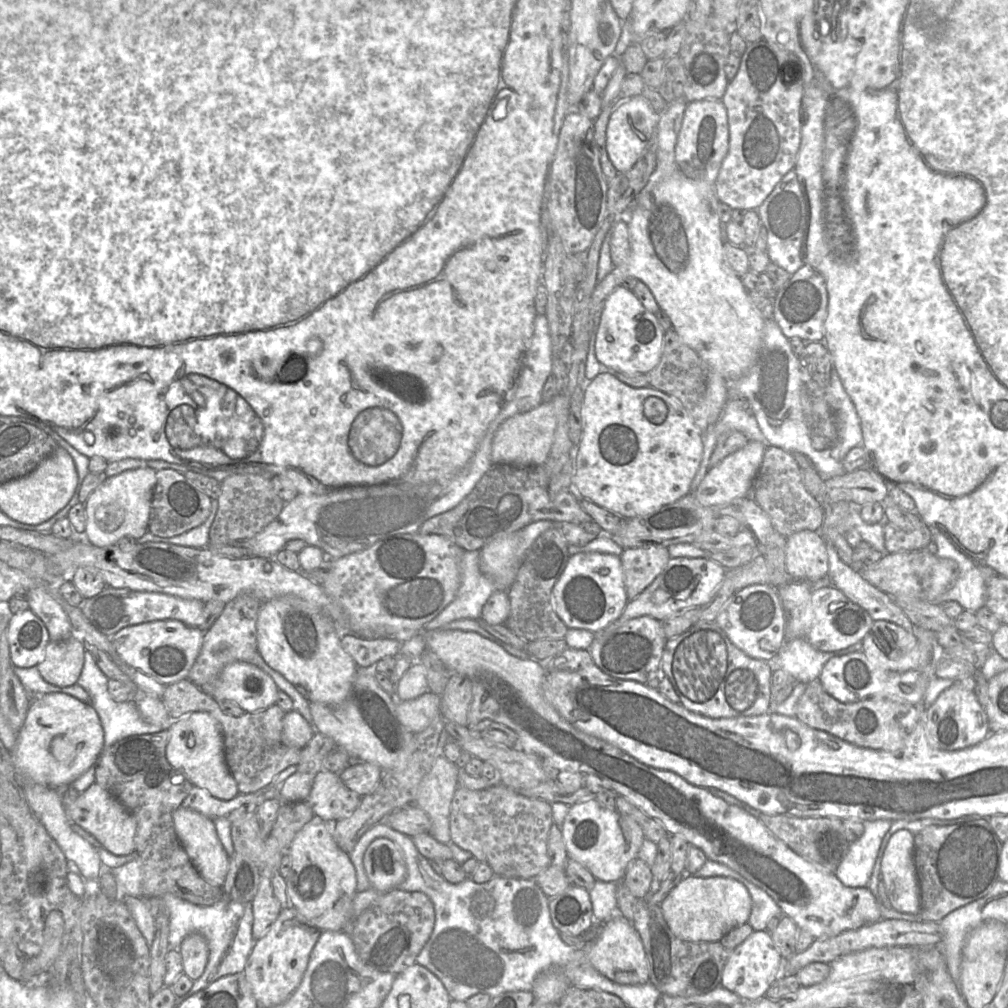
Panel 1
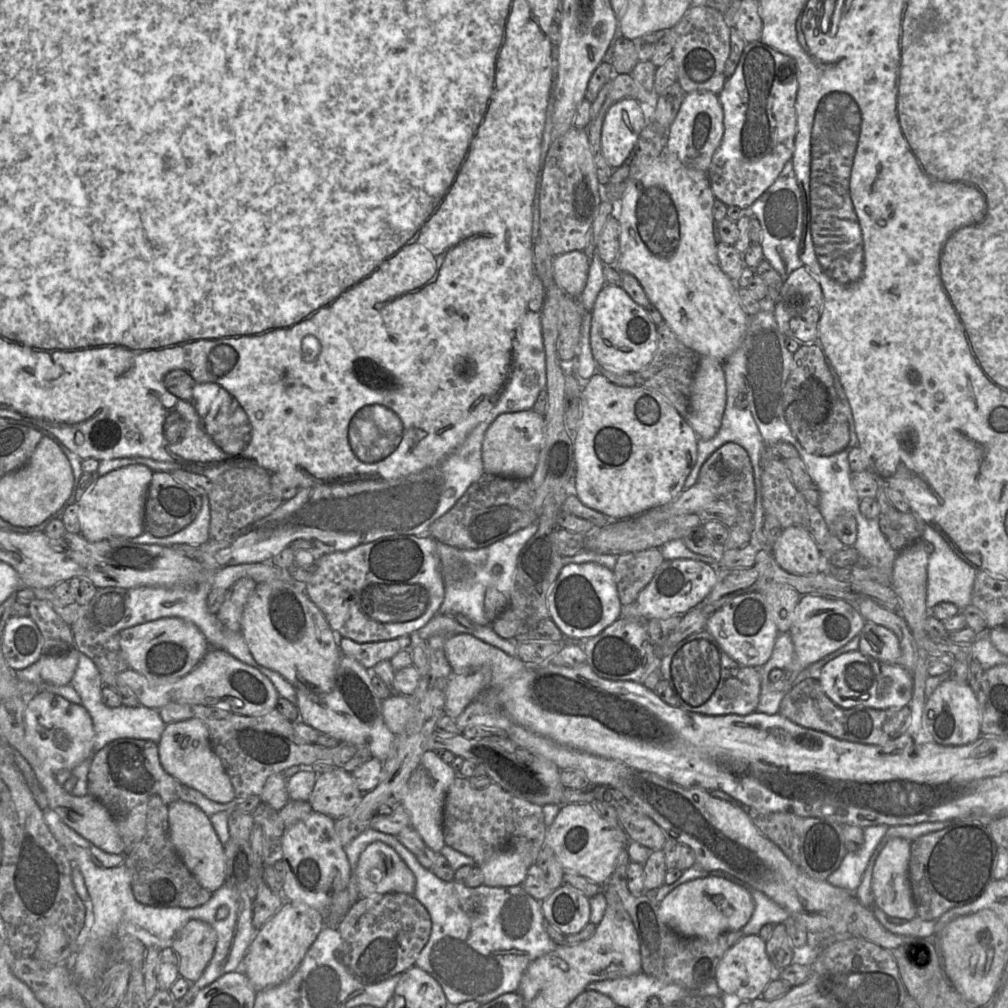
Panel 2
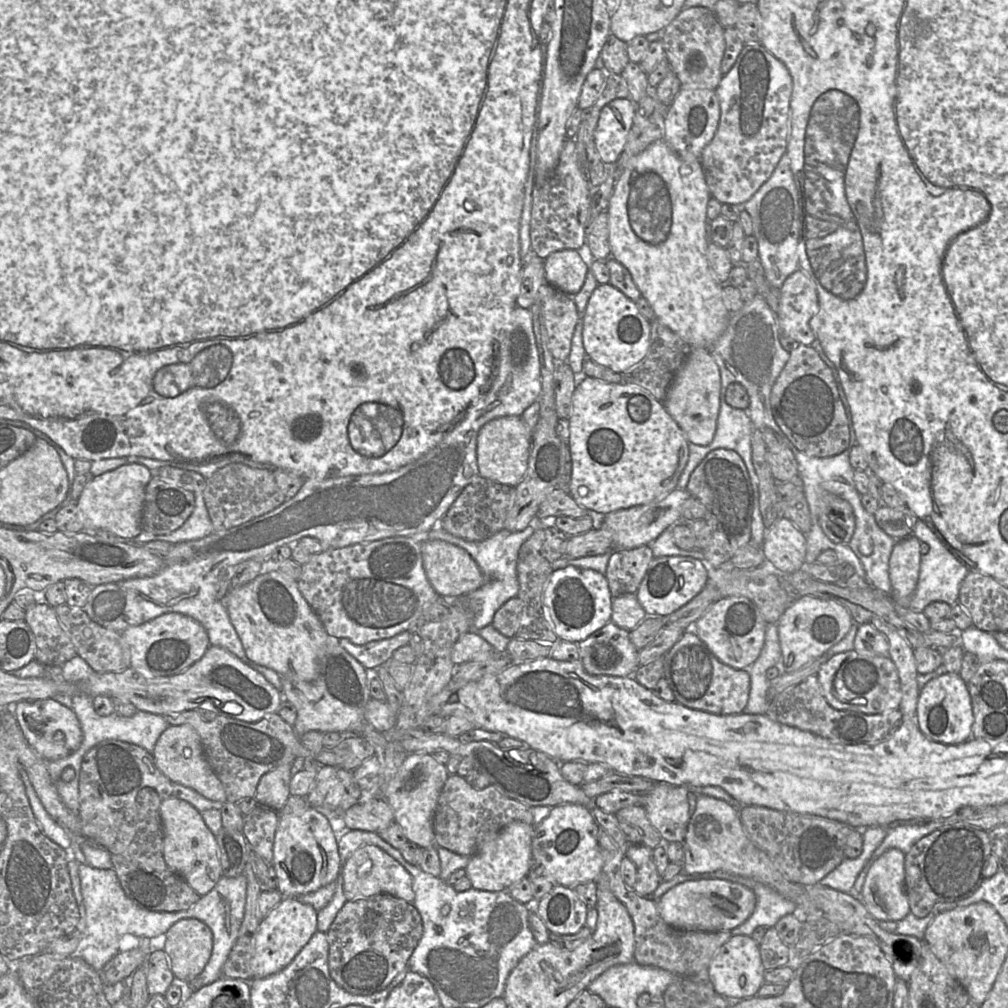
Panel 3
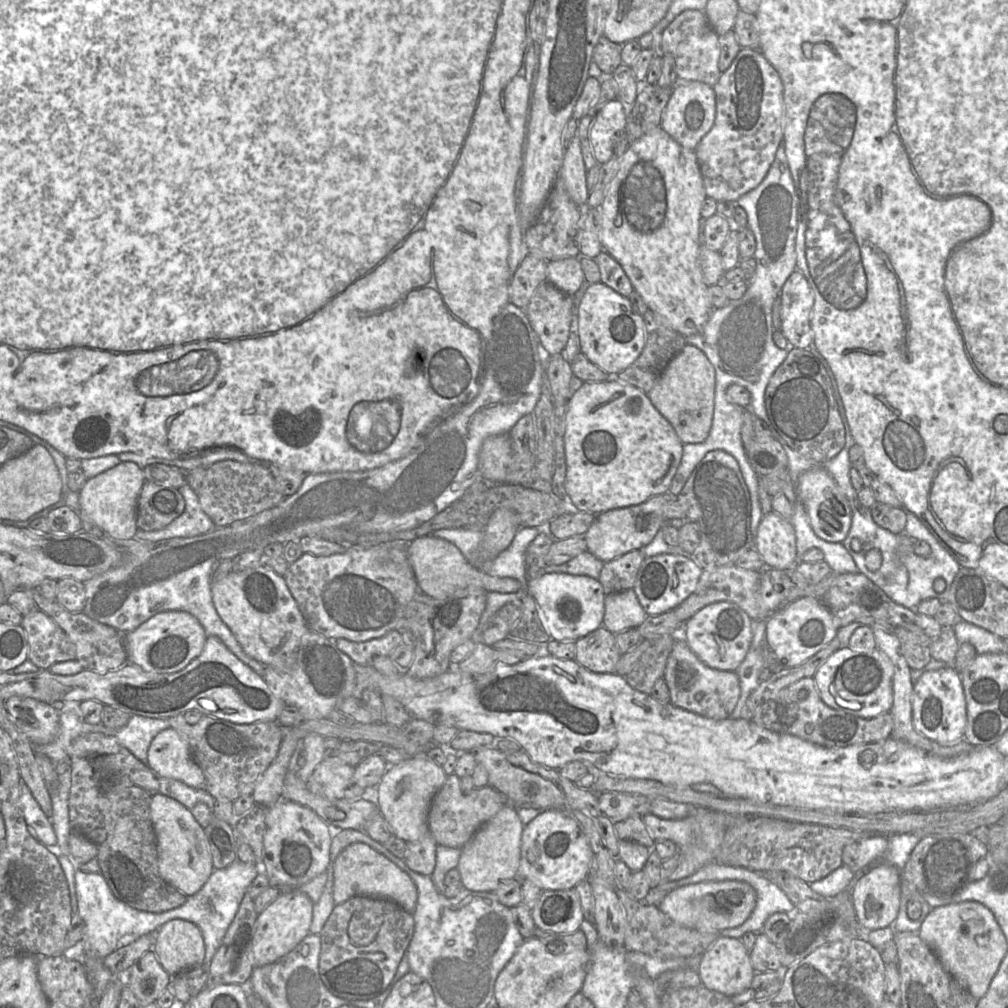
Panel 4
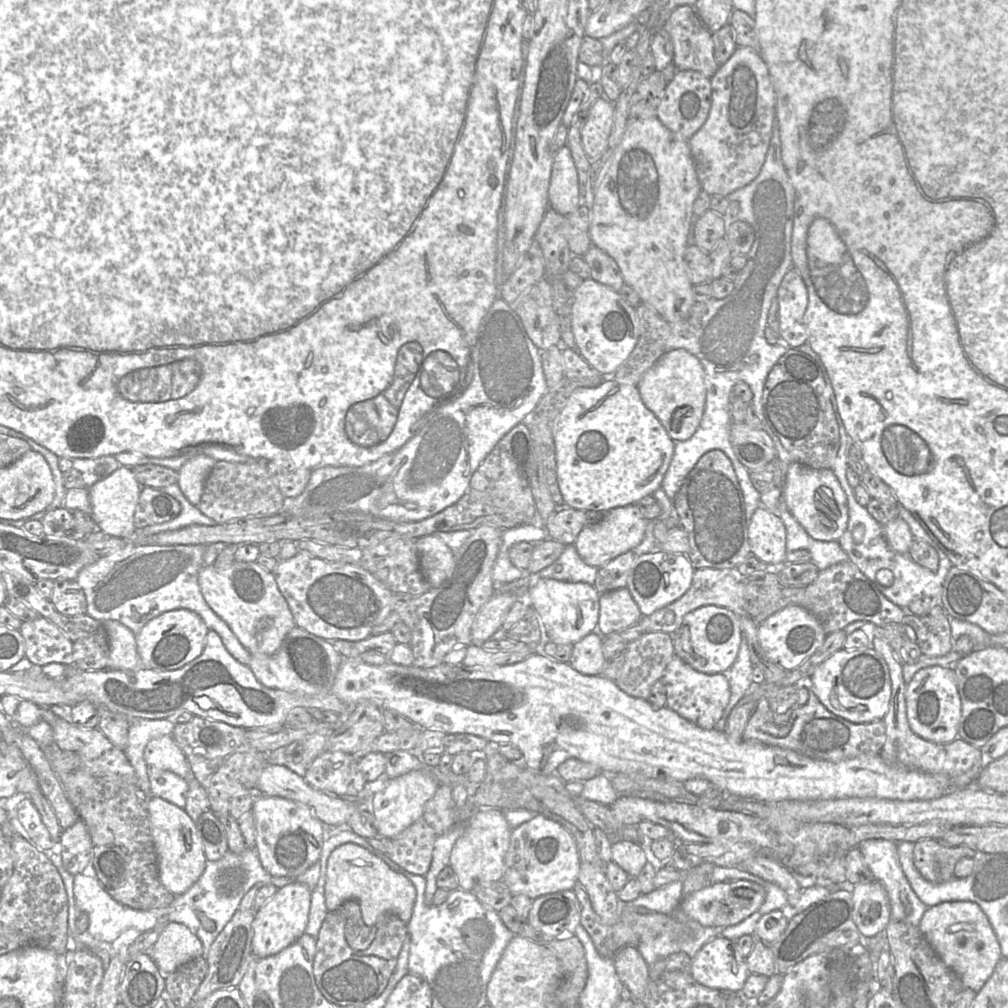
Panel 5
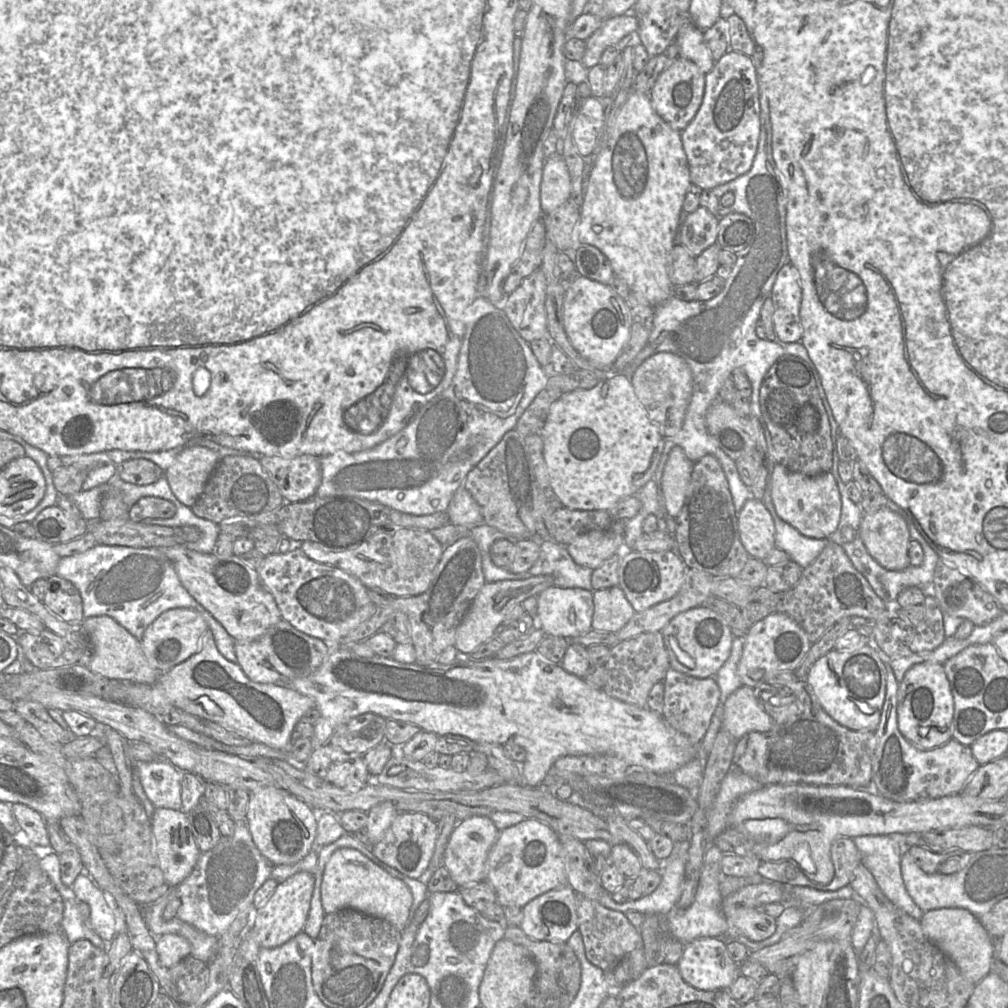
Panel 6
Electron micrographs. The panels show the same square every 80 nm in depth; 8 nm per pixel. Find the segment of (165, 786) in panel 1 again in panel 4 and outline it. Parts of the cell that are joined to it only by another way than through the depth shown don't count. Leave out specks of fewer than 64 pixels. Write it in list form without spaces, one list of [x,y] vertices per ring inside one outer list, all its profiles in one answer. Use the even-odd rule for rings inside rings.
[[[83,734],[71,744],[69,817],[73,831],[96,844],[100,873],[113,895],[126,905],[145,912],[161,913],[183,905],[187,896],[166,882],[158,871],[157,841],[150,817],[152,795],[159,791],[159,776],[113,737]]]

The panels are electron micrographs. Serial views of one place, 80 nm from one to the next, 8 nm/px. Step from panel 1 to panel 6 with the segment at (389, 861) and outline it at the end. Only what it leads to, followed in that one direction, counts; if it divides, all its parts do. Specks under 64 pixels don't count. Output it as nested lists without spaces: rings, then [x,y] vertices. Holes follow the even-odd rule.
[[[339,848],[330,856],[324,868],[320,894],[325,914],[353,909],[384,919],[400,931],[409,923],[413,898],[408,886],[354,848]]]

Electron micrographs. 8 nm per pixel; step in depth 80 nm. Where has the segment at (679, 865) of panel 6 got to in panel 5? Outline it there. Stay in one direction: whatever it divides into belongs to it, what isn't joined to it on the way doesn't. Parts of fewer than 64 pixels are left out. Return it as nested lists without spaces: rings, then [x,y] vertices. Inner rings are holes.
[[[682,879],[670,882],[653,891],[624,903],[629,907],[644,907],[650,911],[668,914],[678,908],[682,900]]]

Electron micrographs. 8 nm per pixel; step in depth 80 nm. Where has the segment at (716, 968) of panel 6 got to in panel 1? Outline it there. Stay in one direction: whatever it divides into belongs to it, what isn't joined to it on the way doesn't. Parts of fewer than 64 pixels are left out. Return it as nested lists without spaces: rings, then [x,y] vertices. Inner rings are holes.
[[[766,930],[753,931],[730,955],[723,969],[721,986],[744,1000],[763,998],[774,981],[781,977],[784,959]]]

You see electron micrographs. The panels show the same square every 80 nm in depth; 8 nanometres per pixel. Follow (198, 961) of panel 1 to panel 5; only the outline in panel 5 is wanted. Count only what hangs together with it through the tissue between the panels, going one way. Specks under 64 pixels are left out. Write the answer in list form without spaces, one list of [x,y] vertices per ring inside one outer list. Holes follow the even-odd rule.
[[[181,923],[165,925],[150,950],[150,956],[162,975],[168,975],[181,964],[202,955],[202,943]]]

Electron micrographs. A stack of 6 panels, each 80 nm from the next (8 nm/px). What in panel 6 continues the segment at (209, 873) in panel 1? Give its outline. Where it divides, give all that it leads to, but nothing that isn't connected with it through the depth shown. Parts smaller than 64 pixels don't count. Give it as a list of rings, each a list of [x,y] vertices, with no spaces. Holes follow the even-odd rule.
[[[157,808],[151,817],[151,832],[159,868],[168,887],[177,887],[193,870],[201,854],[181,810]]]

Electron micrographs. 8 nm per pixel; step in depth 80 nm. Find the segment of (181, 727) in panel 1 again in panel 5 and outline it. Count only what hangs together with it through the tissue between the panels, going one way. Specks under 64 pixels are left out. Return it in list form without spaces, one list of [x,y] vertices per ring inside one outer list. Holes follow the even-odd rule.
[[[170,735],[151,739],[144,749],[144,760],[150,768],[173,772],[185,780],[192,777],[183,751]]]

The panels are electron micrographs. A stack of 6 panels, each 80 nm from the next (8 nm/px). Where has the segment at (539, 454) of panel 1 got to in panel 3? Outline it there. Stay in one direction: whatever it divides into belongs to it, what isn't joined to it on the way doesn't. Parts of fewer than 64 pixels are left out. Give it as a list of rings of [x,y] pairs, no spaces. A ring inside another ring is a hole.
[[[505,416],[487,422],[477,437],[479,475],[500,484],[515,487],[524,478],[532,445],[532,431],[521,416]]]

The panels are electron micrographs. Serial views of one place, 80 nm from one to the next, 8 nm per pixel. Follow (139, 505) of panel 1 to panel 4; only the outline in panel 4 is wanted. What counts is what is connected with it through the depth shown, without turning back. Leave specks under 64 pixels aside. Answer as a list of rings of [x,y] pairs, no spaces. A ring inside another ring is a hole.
[[[121,461],[113,468],[88,479],[79,492],[81,523],[83,519],[88,519],[112,537],[132,539],[139,530],[138,500],[145,481],[143,469],[131,461]]]

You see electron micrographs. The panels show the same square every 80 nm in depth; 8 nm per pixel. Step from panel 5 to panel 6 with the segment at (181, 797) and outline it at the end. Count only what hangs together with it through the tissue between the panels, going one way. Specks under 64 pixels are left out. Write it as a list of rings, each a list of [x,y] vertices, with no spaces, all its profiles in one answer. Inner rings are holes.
[[[164,760],[134,764],[144,793],[155,809],[181,809],[181,771]]]

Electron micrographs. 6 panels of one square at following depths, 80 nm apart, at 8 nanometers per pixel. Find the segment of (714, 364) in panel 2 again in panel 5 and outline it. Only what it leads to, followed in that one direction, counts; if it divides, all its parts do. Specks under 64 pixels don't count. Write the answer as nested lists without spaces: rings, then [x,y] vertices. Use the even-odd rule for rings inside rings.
[[[683,348],[670,350],[644,373],[636,387],[645,406],[657,417],[673,441],[684,441],[693,436],[700,425],[706,401],[704,369],[696,356]]]

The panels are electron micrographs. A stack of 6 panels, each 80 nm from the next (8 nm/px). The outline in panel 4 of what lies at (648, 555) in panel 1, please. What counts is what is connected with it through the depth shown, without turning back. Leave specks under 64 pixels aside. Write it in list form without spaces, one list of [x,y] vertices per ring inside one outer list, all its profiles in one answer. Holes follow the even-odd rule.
[[[633,550],[606,562],[598,578],[606,594],[633,589],[638,570],[645,559],[641,550]]]

